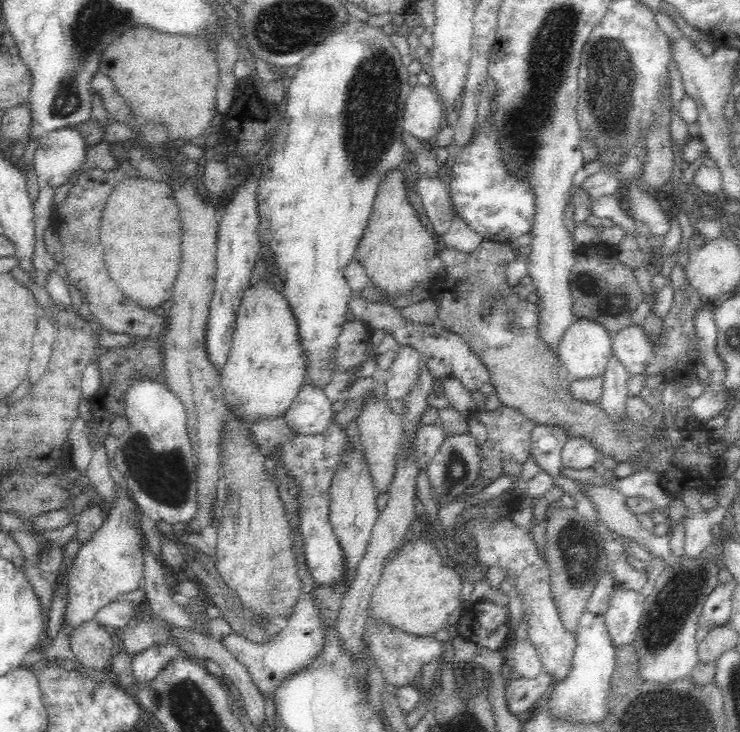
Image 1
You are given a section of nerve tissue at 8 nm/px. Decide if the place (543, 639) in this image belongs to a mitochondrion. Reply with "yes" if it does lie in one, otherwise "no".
no

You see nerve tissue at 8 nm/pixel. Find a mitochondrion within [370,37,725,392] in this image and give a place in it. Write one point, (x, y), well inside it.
(588, 284)

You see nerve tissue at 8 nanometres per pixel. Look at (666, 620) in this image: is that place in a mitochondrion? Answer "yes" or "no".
yes

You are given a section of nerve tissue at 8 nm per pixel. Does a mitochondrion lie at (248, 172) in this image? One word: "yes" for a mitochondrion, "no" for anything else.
no

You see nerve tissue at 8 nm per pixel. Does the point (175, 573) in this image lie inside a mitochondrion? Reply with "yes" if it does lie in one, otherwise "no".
no

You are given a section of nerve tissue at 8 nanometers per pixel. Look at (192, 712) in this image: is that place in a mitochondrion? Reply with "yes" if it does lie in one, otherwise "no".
yes

